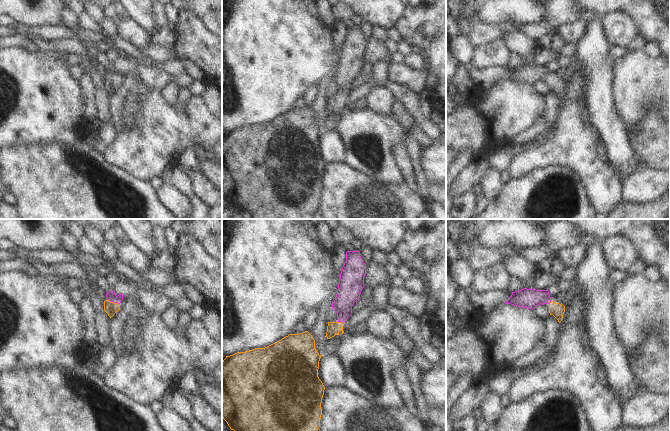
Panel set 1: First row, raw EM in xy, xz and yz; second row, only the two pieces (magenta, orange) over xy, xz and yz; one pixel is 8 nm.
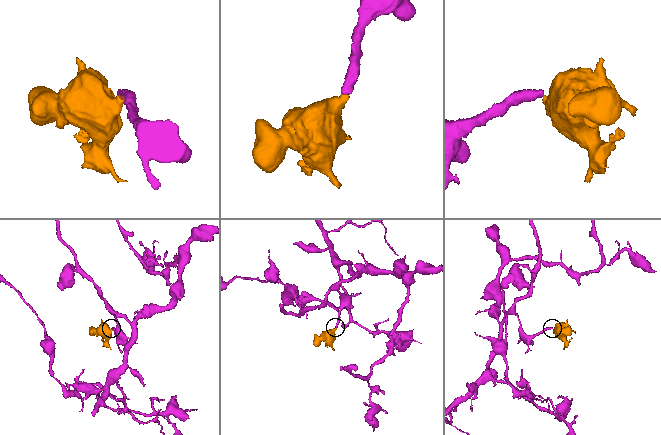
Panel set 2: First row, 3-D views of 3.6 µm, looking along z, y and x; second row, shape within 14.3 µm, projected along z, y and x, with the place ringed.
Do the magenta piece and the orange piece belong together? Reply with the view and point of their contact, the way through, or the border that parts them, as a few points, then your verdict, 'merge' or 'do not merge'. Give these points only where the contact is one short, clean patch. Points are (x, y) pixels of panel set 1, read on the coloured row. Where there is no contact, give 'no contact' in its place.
contact xy (113, 301); way xy (111, 296), (113, 301), (110, 308); merge

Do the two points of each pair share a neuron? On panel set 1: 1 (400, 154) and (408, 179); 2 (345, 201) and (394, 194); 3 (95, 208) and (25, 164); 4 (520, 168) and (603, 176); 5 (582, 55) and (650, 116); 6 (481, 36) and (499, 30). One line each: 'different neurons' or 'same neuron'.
1: same neuron
2: same neuron
3: same neuron
4: same neuron
5: different neurons
6: same neuron

